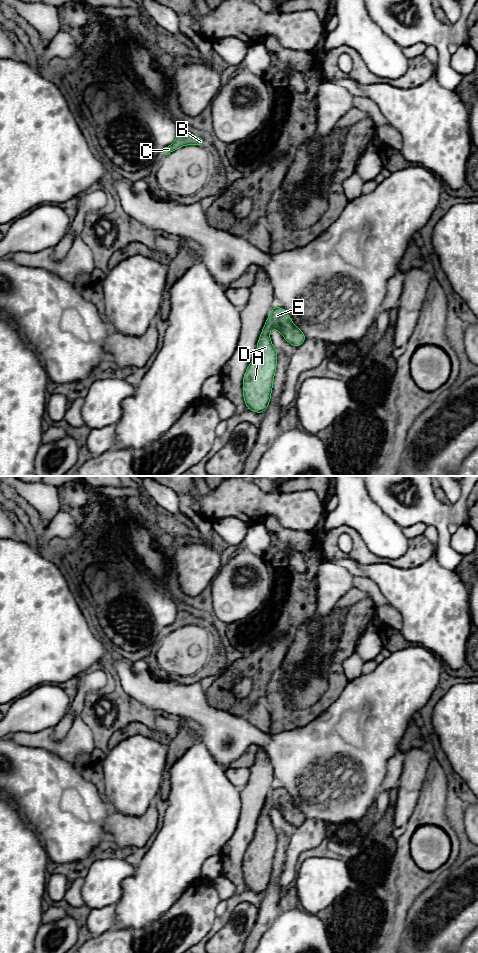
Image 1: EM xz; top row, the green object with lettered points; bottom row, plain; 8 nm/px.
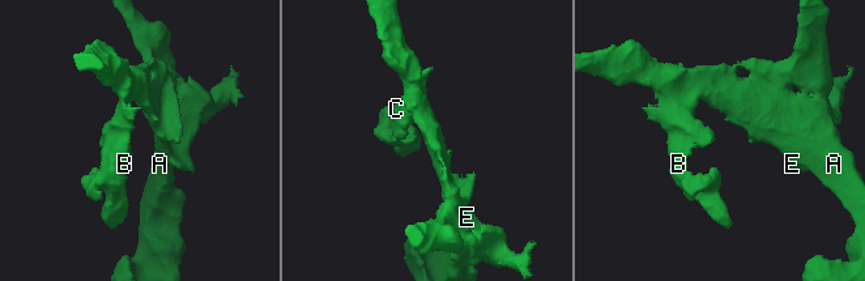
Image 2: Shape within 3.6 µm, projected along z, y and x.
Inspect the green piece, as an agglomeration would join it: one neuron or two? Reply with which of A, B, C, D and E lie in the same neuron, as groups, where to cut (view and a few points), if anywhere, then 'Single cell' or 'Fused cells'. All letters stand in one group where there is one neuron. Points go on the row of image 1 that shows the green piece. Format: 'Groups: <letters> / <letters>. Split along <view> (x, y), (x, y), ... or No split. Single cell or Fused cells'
Groups: A B C D E. No split. Single cell

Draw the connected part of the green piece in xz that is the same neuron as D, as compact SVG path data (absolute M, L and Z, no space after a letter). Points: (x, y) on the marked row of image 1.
M275 305L261 331L254 358L243 376L244 401L247 409L255 413L264 413L271 399L278 358L269 336L273 328L296 348L306 340L305 334L294 325L289 314Z

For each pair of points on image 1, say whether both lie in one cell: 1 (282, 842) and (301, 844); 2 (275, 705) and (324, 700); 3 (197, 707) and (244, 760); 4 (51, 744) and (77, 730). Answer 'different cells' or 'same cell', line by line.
1: different cells
2: same cell
3: different cells
4: same cell

